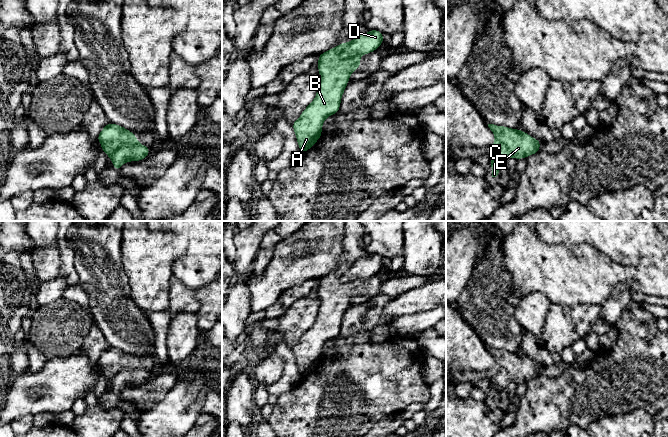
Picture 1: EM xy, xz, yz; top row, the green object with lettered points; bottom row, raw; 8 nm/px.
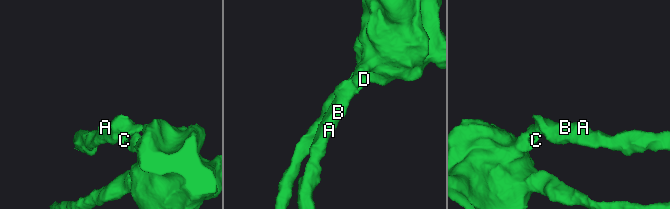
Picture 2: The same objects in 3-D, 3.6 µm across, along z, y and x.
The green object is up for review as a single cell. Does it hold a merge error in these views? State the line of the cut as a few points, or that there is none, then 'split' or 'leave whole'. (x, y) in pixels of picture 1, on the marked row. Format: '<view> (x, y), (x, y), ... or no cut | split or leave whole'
xz (344, 43), (345, 47), (341, 51), (342, 57), (359, 57) | split

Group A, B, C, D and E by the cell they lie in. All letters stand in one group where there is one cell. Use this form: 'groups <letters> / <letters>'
groups A B E / C D

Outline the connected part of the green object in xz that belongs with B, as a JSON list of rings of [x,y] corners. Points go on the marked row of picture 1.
[[[344,42],[318,55],[320,83],[313,101],[292,124],[301,154],[321,137],[328,116],[337,114],[341,98],[354,70],[361,67],[360,57],[342,58]]]

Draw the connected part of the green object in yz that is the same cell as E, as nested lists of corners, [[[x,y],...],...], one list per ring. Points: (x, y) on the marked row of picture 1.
[[[488,124],[488,127],[495,135],[492,150],[496,150],[501,145],[505,145],[510,156],[516,160],[527,158],[529,155],[539,153],[541,141],[534,139],[528,133],[520,129],[512,129],[506,126]]]

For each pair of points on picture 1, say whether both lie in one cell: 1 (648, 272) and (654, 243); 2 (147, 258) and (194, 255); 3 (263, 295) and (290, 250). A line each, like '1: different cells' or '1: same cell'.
1: different cells
2: different cells
3: same cell

